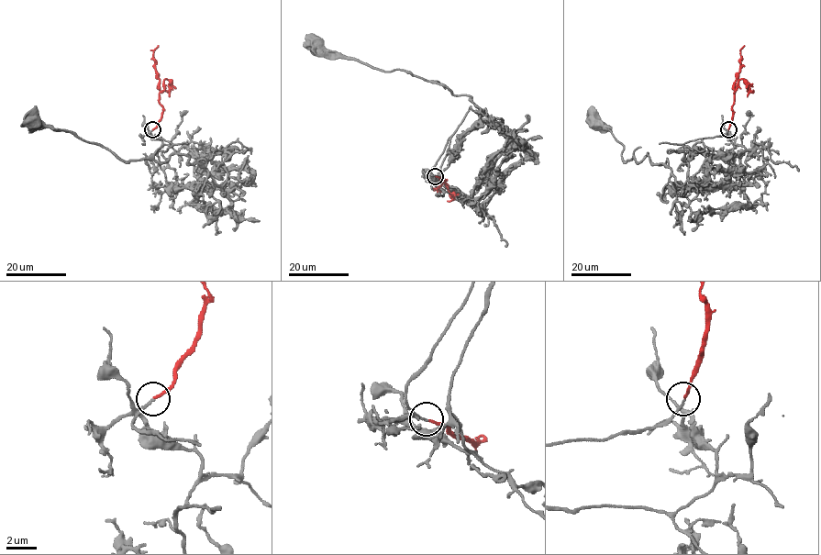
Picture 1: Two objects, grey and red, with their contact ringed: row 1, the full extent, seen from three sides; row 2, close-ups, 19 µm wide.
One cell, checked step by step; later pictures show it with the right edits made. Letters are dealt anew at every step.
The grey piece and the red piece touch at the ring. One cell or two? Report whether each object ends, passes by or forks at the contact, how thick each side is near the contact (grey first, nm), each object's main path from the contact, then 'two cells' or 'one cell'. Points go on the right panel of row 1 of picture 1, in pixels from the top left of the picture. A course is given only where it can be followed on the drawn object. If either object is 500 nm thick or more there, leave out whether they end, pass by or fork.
grey ends | red ends | 150/160 nm | grey via (727, 129), (735, 187), (686, 189), (670, 186), (671, 170), (648, 153), (625, 161), (624, 146), (593, 123) | red via (728, 129), (732, 116), (734, 83), (739, 71), (740, 50), (744, 45) | one cell

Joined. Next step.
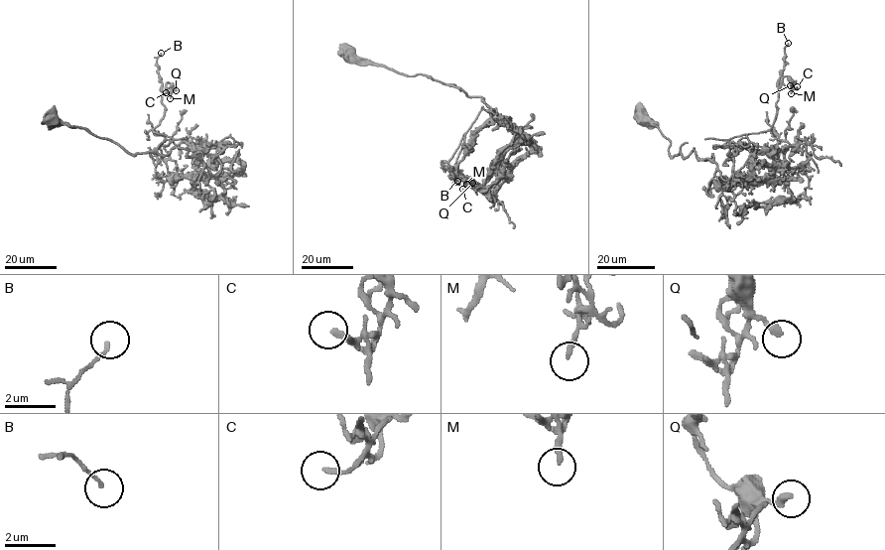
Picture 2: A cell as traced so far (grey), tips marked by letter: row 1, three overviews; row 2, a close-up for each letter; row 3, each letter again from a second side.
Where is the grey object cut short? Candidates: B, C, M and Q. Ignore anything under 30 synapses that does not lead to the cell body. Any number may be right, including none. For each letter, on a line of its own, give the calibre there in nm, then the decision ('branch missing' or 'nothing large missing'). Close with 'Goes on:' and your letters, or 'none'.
B: 140 nm | nothing large missing
C: 170 nm | nothing large missing
M: 180 nm | nothing large missing
Q: 280 nm | nothing large missing
Goes on: none

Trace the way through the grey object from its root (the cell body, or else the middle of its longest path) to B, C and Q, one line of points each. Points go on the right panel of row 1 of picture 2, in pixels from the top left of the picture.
B: (640, 119), (671, 142), (671, 156), (694, 149), (710, 158), (715, 181), (779, 182), (770, 147), (788, 43)
C: (640, 119), (671, 156), (710, 158), (715, 181), (779, 182), (778, 89), (785, 75), (797, 86)
Q: (640, 119), (671, 156), (710, 158), (715, 181), (779, 182), (772, 126), (784, 76), (790, 85)

